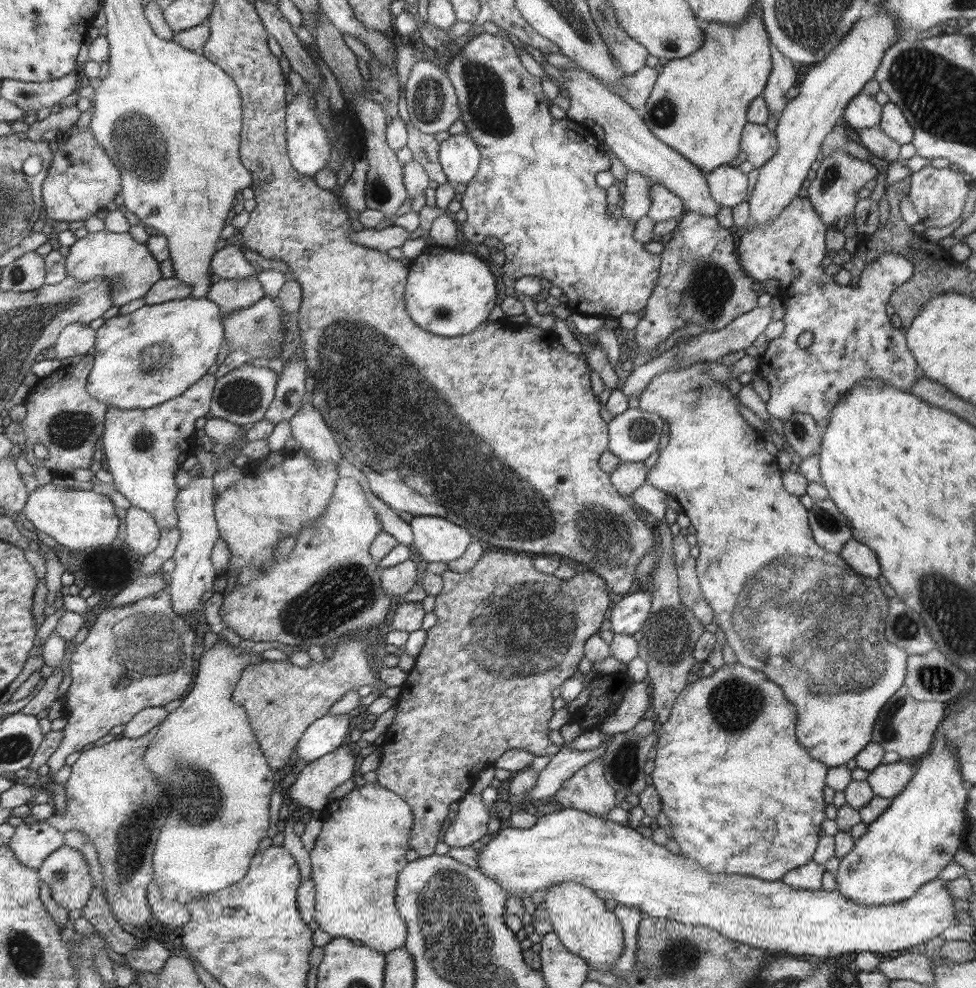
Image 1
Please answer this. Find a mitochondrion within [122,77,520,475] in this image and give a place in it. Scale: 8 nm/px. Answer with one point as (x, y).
(162, 355)

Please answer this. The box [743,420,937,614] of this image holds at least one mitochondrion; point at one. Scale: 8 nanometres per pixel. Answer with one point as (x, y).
(827, 521)

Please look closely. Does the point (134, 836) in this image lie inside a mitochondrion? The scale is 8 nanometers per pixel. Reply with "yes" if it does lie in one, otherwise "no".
yes

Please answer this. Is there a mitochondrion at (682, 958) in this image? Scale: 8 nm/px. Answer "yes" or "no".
yes

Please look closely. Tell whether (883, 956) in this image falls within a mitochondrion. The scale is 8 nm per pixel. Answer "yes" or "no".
no

